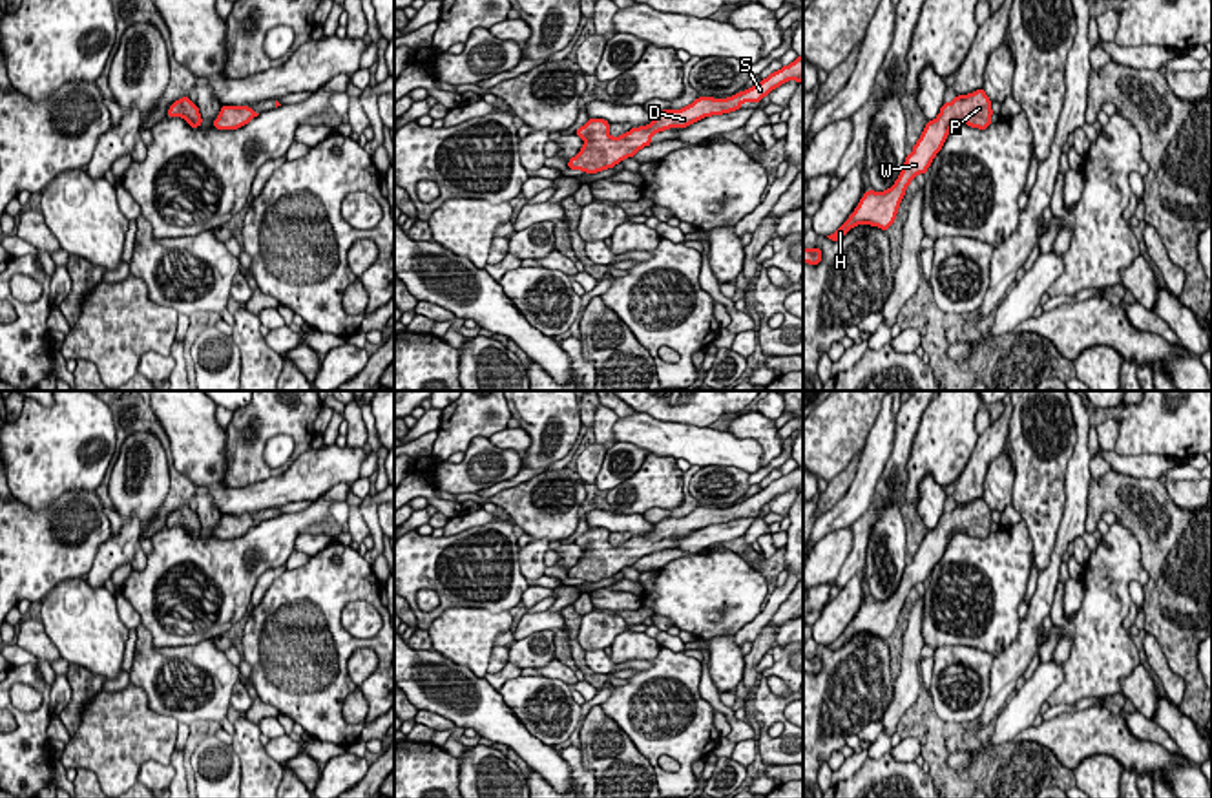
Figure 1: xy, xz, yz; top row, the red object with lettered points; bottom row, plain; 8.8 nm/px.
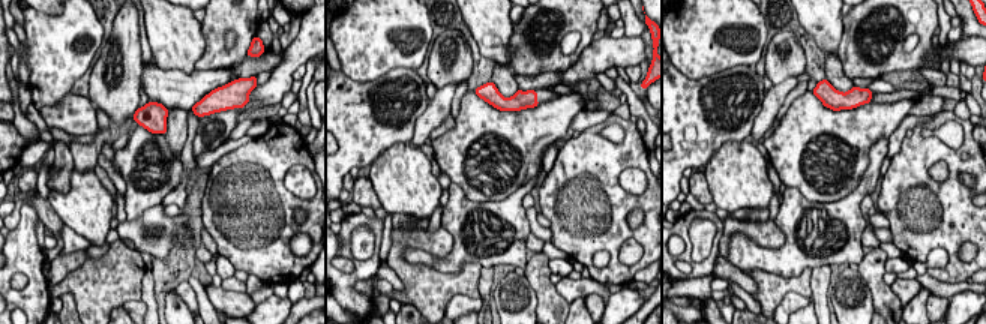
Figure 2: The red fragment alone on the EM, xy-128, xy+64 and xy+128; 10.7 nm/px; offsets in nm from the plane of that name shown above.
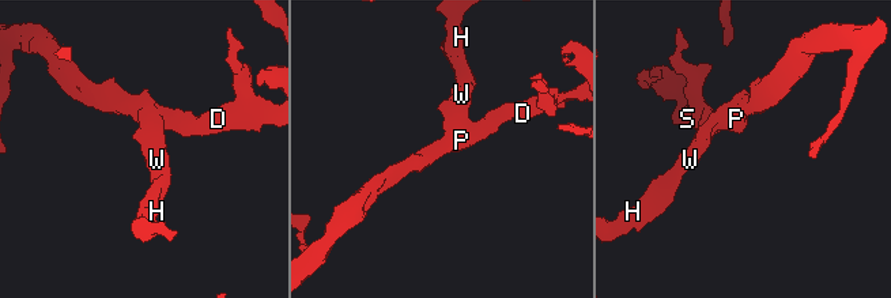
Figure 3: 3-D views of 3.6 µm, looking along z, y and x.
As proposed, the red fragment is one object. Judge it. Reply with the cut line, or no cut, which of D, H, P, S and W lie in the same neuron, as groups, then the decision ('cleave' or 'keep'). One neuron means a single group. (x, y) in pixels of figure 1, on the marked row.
no cut; D H P S W; keep

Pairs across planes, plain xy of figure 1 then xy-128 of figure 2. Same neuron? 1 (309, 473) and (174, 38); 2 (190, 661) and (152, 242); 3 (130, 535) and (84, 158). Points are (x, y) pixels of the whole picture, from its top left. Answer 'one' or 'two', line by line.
1: two
2: one
3: one

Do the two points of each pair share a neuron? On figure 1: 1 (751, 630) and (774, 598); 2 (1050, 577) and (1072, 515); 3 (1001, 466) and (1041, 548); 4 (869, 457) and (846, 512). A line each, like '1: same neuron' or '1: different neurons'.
1: same neuron
2: same neuron
3: different neurons
4: same neuron

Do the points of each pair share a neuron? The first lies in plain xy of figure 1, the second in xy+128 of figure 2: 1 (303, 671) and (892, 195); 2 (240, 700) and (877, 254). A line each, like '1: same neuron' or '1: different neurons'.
1: same neuron
2: different neurons

